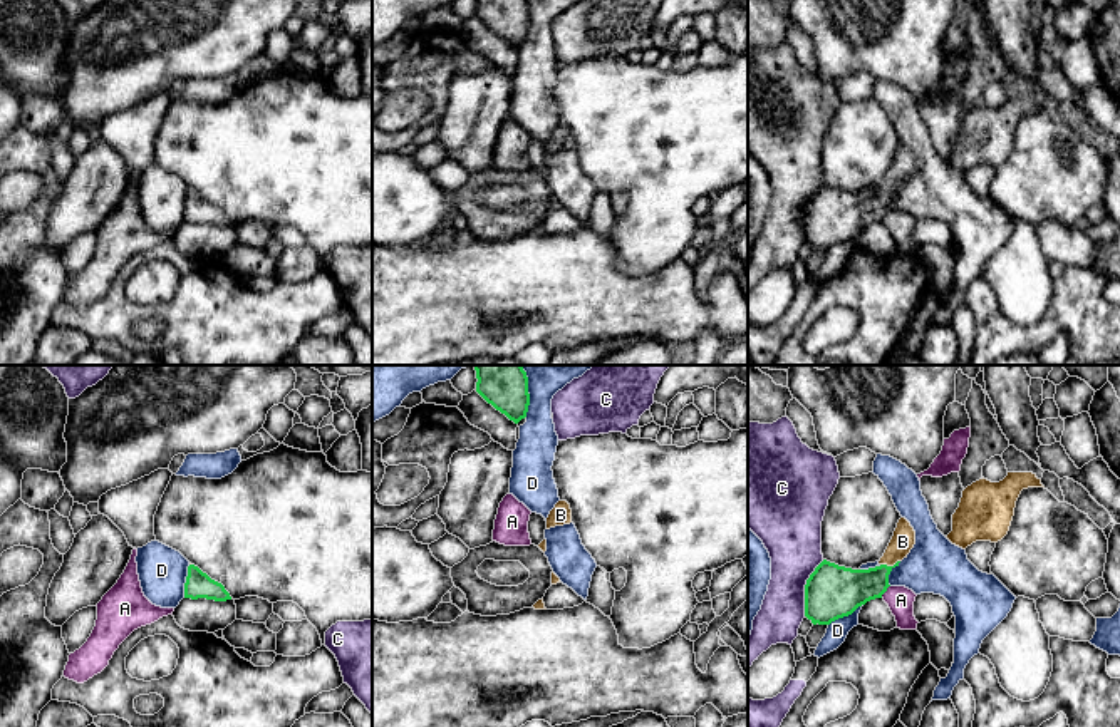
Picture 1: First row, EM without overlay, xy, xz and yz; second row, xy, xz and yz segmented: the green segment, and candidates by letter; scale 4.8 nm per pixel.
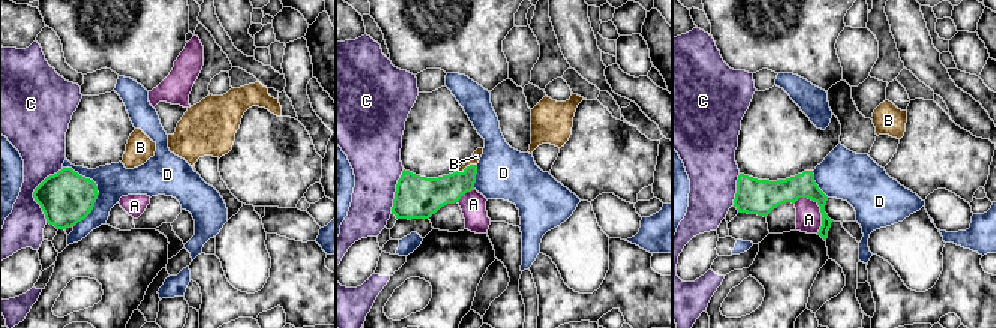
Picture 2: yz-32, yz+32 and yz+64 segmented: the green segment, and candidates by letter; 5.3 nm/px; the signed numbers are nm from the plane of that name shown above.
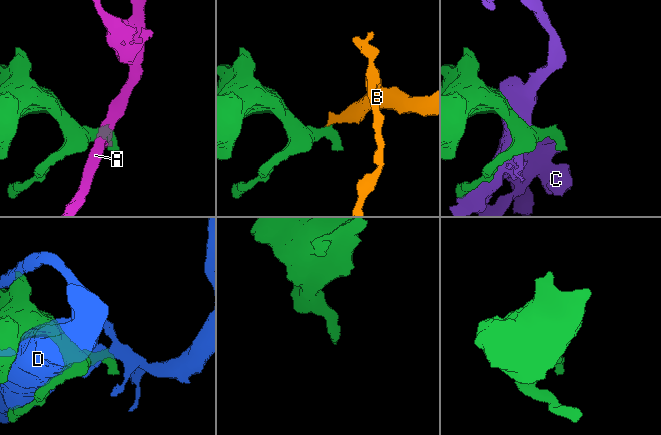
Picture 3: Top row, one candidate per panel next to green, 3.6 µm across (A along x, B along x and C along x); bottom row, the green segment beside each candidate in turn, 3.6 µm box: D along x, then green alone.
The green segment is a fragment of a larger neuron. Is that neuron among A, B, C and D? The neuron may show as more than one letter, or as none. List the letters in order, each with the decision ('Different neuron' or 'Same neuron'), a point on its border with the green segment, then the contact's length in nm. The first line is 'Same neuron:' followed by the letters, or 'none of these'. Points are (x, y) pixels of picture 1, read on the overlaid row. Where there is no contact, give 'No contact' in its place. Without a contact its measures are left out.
Same neuron: B
A: Different neuron. Touches green at yz (886, 590). Shared border 80 nm
B: Same neuron. Touches green at yz (889, 567). Shared border 100 nm
C: Different neuron. Touches green at yz (805, 588). Shared border 280 nm
D: Different neuron. Touches green at yz (845, 615). Shared border 200 nm

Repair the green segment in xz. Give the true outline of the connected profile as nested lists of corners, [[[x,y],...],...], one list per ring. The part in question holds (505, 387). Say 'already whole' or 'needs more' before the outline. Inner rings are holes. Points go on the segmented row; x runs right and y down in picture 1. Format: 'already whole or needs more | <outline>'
already whole | [[[474,365],[476,392],[518,424],[530,405],[528,377],[521,365]]]

